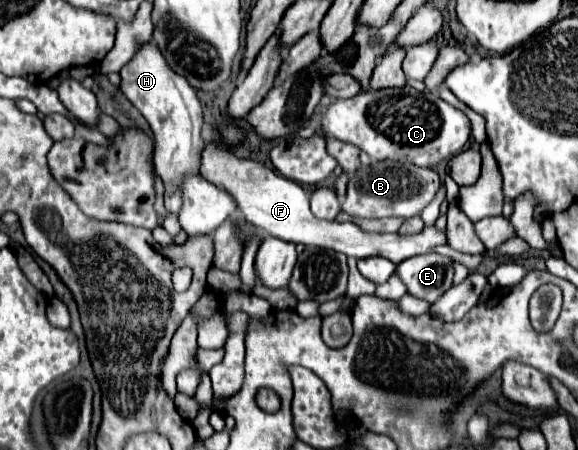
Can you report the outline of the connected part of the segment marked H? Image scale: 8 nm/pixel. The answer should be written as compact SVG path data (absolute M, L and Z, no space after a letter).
M148 41L136 49L134 57L120 71L120 77L122 77L122 83L120 83L122 93L146 117L146 121L150 123L150 127L154 131L154 137L156 137L154 167L166 185L166 193L164 193L166 211L178 213L180 205L182 205L182 201L180 201L182 195L178 191L178 185L184 175L188 175L188 173L198 175L200 153L204 147L204 139L200 135L202 107L198 103L196 91L194 91L194 87L190 87L190 83L182 75L174 73L166 65L166 59L162 57L162 53L154 45L154 41Z

